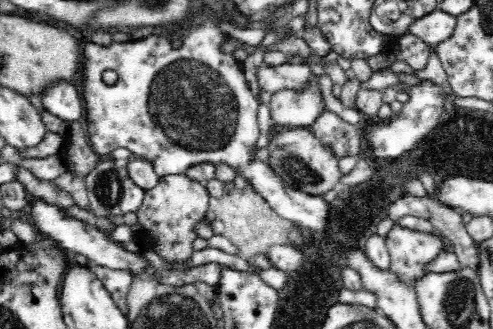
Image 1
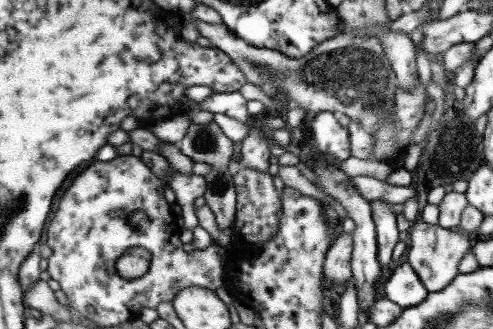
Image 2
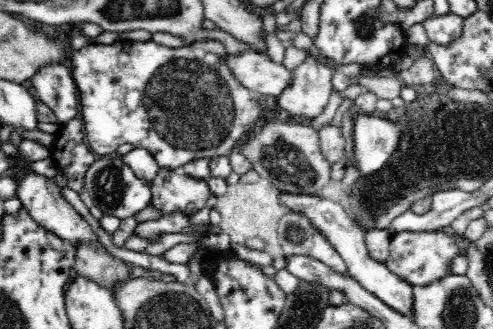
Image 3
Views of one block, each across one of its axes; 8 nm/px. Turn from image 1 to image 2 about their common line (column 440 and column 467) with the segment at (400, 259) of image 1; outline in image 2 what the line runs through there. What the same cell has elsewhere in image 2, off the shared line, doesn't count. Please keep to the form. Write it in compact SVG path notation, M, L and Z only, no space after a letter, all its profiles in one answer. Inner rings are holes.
M423 218L411 228L411 258L409 262L415 266L419 276L423 278L423 284L431 292L445 290L453 278L459 274L457 266L459 260L469 252L469 240L471 236L461 232L449 232L447 228L441 228L439 224L429 224Z

